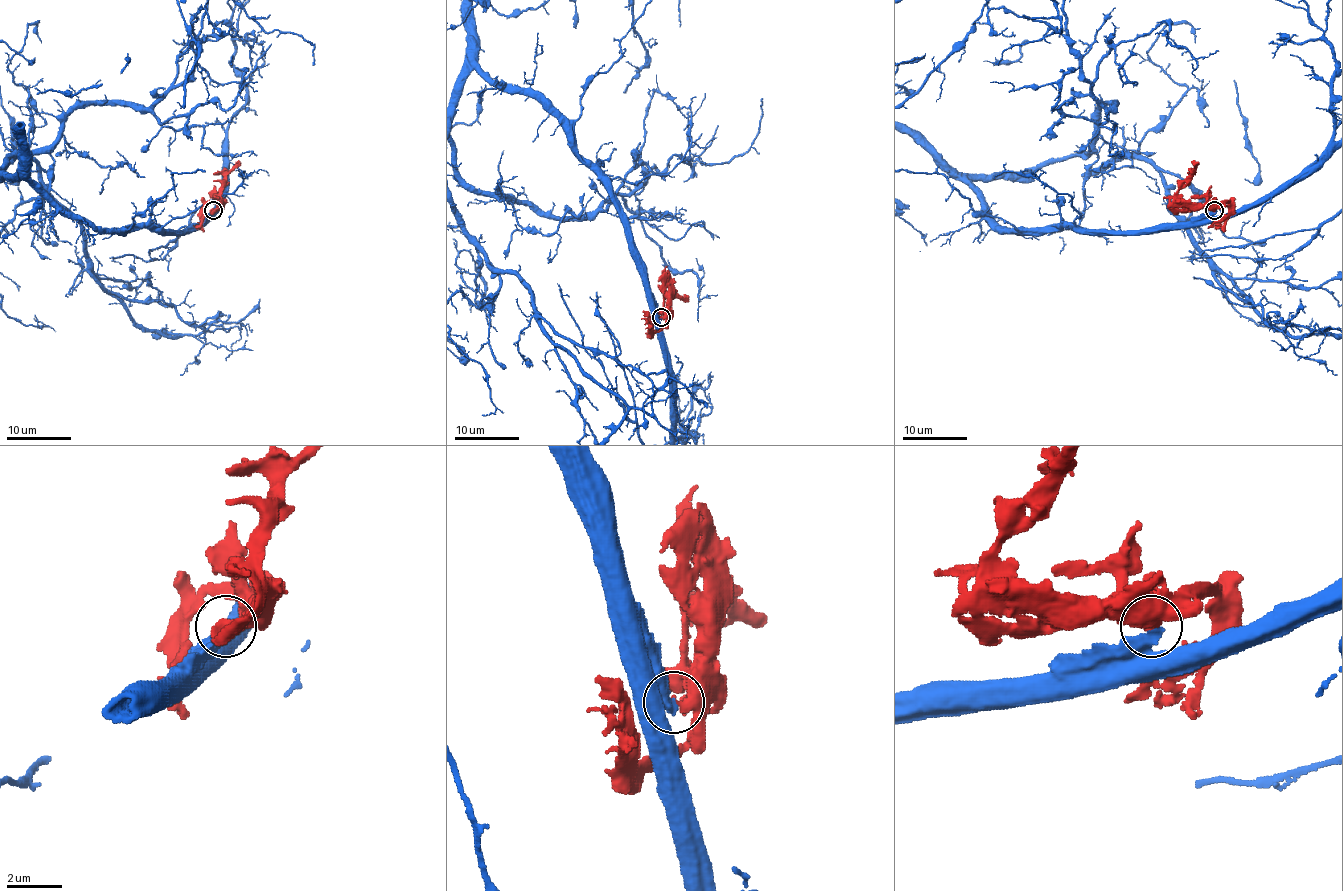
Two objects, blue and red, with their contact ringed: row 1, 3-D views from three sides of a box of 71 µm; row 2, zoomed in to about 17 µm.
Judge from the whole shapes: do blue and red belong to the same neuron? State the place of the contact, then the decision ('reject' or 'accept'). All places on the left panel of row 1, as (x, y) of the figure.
place (213, 210); reject

